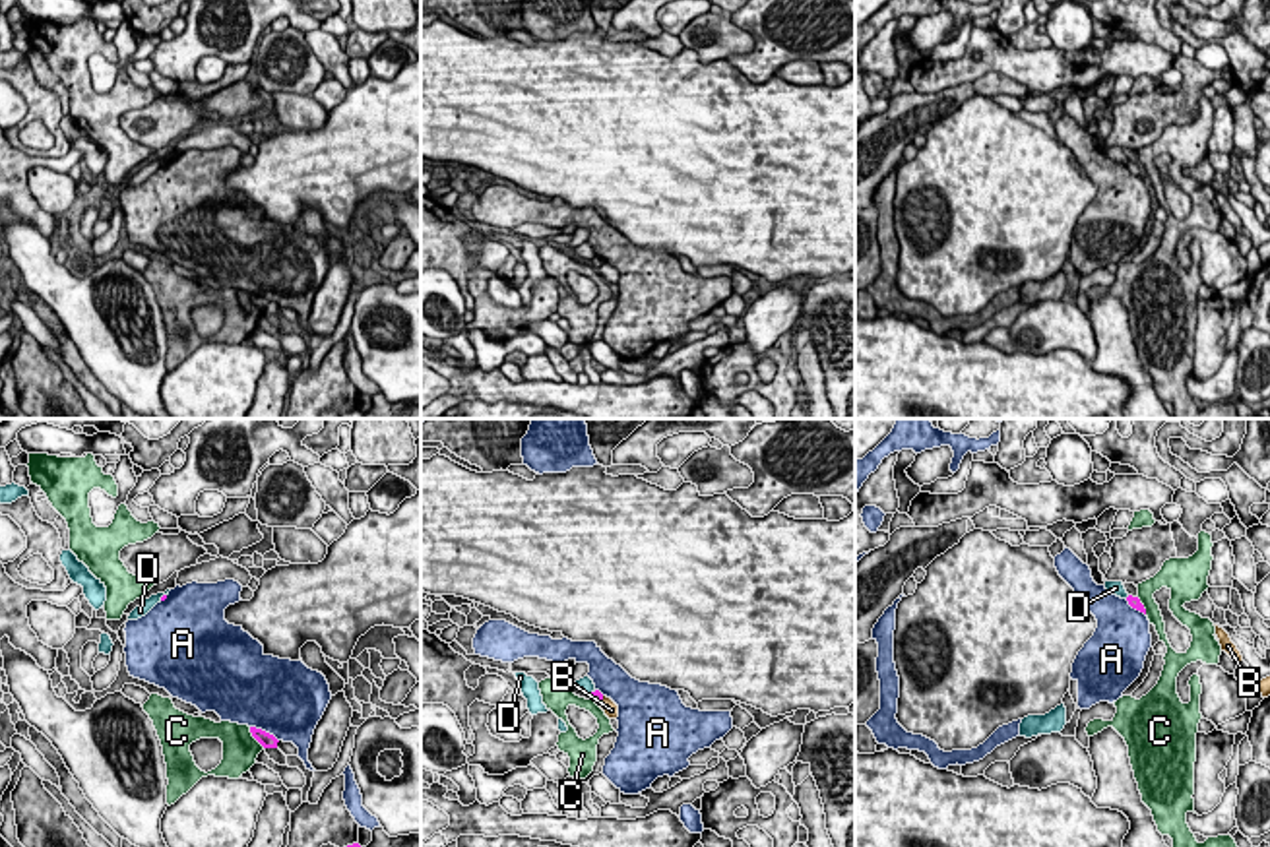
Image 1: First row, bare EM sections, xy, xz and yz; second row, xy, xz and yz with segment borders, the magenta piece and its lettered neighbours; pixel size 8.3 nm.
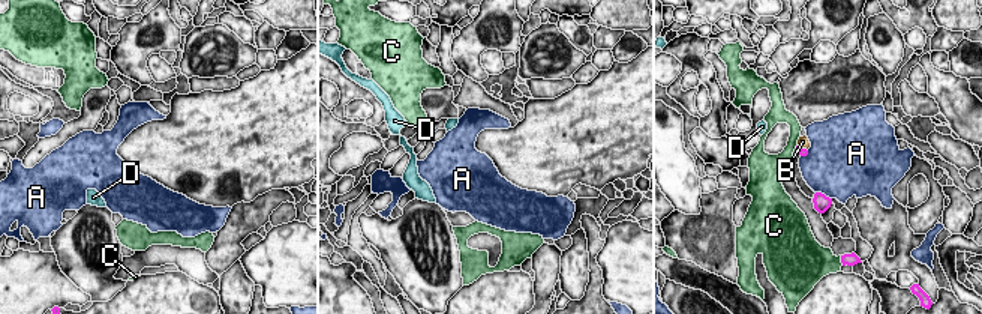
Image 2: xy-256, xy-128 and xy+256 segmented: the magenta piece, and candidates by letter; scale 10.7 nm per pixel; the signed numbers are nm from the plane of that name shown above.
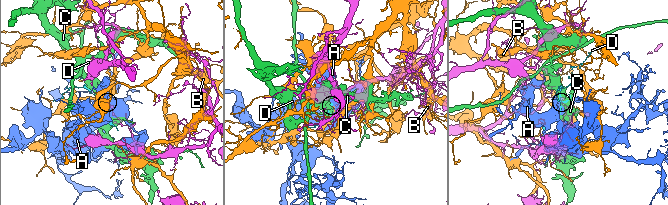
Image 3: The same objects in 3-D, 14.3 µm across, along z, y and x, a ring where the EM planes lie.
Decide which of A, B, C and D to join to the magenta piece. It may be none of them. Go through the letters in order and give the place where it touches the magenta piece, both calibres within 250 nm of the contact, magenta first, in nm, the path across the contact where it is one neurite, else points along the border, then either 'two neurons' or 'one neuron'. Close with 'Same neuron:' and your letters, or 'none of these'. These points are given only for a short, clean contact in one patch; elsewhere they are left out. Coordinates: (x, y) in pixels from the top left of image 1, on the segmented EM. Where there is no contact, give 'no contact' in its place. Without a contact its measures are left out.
A: meets magenta in xy at (264, 731); 130 nm thick on the magenta side, 480 nm on the other; two neurons
B: meets magenta in xz at (602, 698); 90 nm thick on the magenta side, 130 nm on the other; two neurons
C: meets magenta in xy at (254, 737); 130 nm thick on the magenta side, 300 nm on the other; two neurons
D: meets magenta in xy at (161, 597); 50 nm thick on the magenta side, 100 nm on the other; border along xy (165, 594), (159, 599); two neurons
Same neuron: none of these

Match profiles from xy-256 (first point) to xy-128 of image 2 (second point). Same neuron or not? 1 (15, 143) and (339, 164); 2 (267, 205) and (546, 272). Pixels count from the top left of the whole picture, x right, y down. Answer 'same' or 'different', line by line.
1: same
2: same

